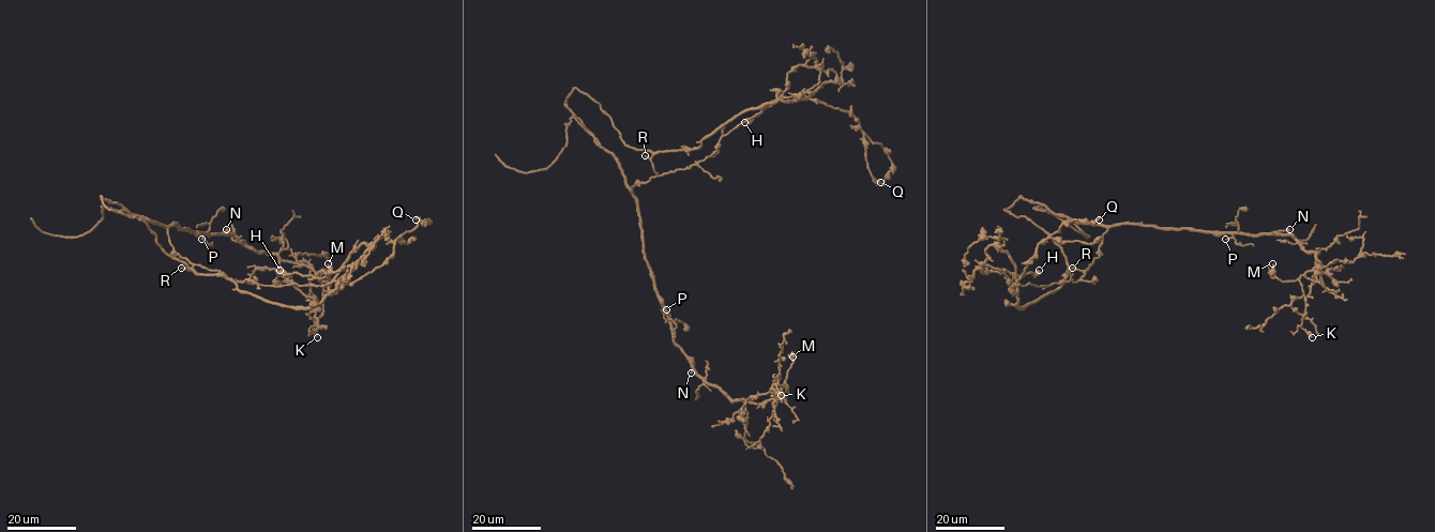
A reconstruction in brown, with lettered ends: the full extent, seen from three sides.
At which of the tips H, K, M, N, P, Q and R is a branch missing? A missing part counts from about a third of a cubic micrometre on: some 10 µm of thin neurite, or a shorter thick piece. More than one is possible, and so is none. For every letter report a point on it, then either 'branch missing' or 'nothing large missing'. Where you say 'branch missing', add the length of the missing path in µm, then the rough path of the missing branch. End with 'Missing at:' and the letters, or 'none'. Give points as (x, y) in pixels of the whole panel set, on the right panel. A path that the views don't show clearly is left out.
H: place (1039, 270); nothing large missing
K: place (1312, 337); nothing large missing
M: place (1272, 263); nothing large missing
N: place (1289, 229); nothing large missing
P: place (1225, 239); nothing large missing
Q: place (1099, 219); nothing large missing
R: place (1072, 268); nothing large missing
Missing at: none

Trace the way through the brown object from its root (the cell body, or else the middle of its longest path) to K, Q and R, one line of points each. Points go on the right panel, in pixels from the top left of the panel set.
K: (1102, 241), (1111, 227), (1119, 224), (1290, 234), (1319, 261), (1299, 277), (1305, 303), (1300, 327), (1312, 337)
Q: (1102, 241), (1086, 269), (1072, 268), (1054, 291), (1016, 304), (1012, 287), (1037, 245), (1063, 222), (1099, 219)
R: (1102, 241), (1099, 256), (1086, 269), (1072, 268)

